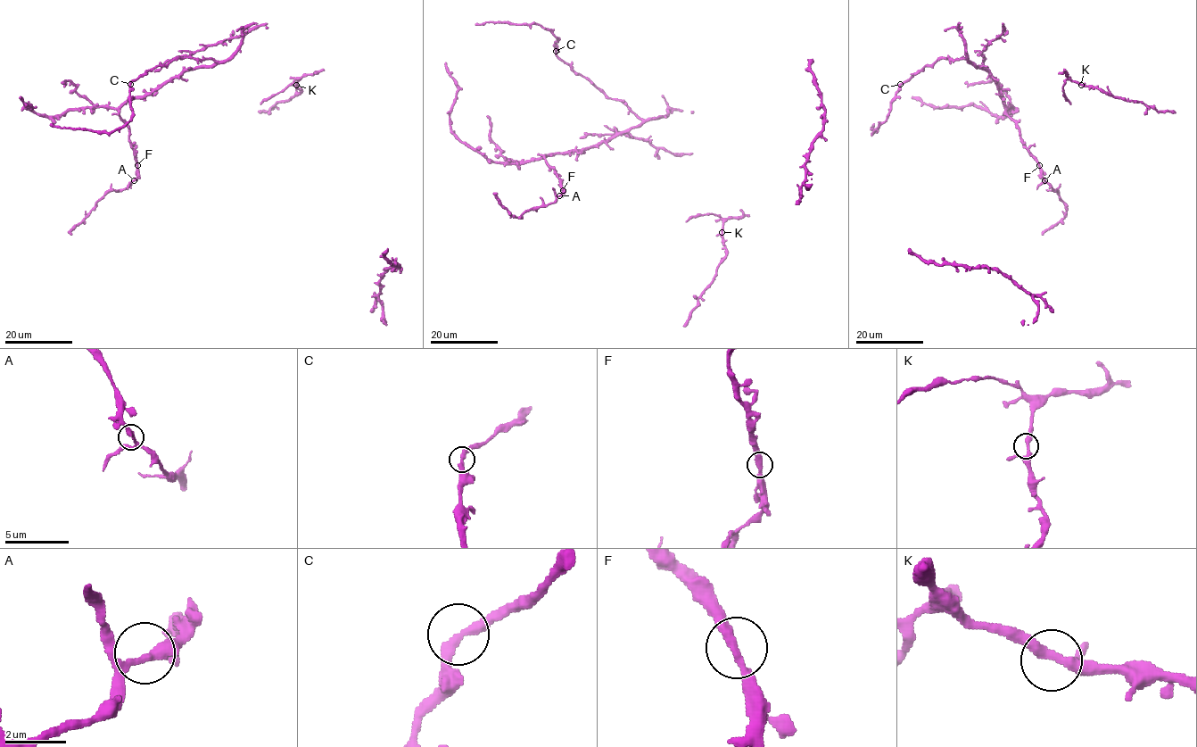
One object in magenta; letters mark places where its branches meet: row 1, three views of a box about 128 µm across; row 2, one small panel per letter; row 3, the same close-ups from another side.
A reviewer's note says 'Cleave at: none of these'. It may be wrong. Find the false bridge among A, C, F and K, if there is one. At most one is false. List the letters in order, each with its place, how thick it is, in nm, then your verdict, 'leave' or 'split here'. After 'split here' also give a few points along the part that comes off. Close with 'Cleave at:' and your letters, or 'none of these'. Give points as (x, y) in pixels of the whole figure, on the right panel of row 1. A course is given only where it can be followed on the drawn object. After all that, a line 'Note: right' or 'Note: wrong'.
A: at (1044, 180); 320 nm thick; leave
C: at (900, 84); 320 nm thick; leave
F: at (1039, 165); 320 nm thick; leave
K: at (1081, 85); 320 nm thick; leave
Cleave at: none of these
Note: right

